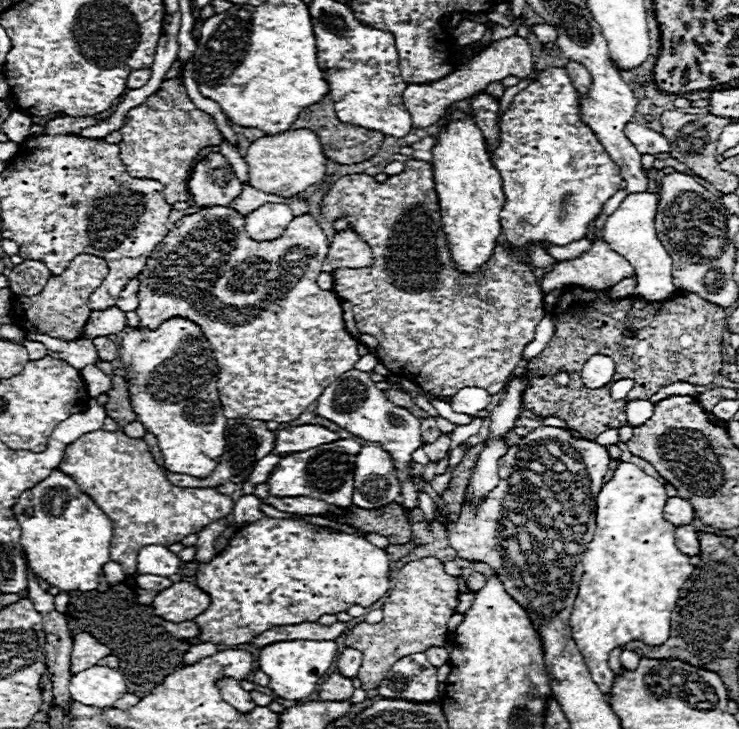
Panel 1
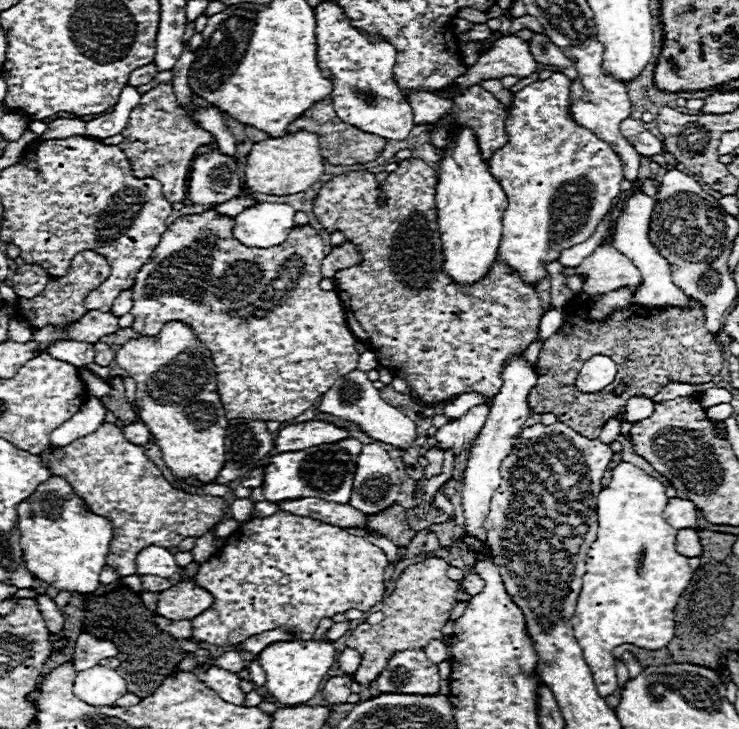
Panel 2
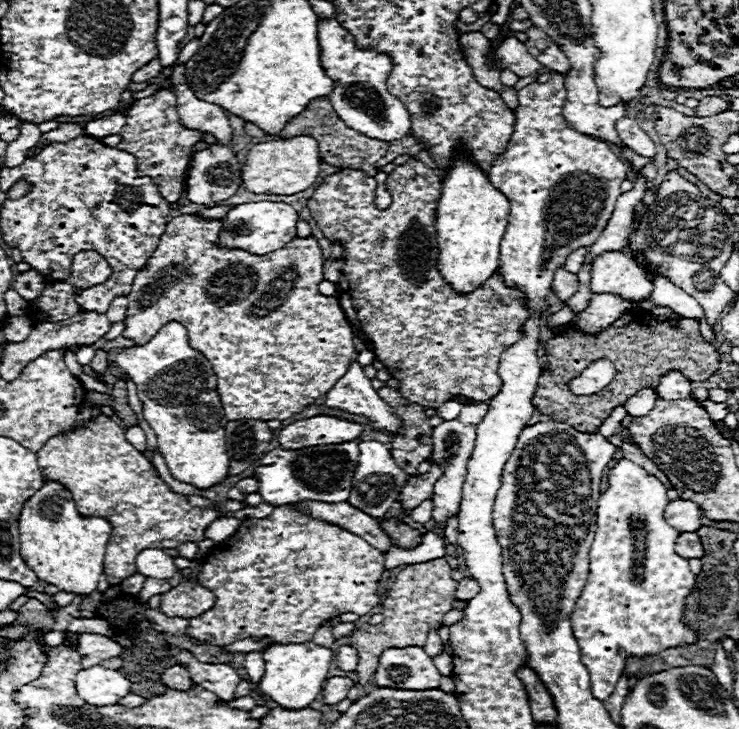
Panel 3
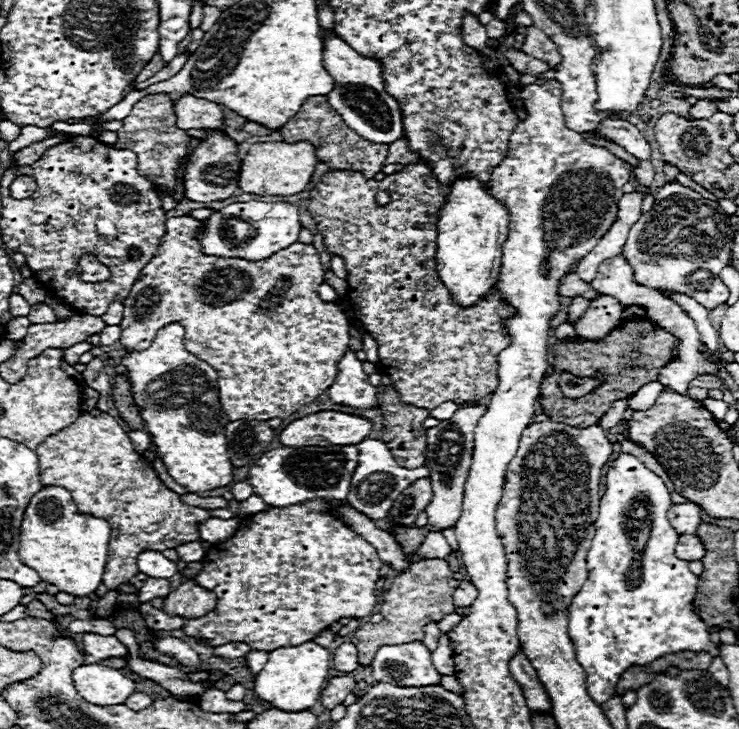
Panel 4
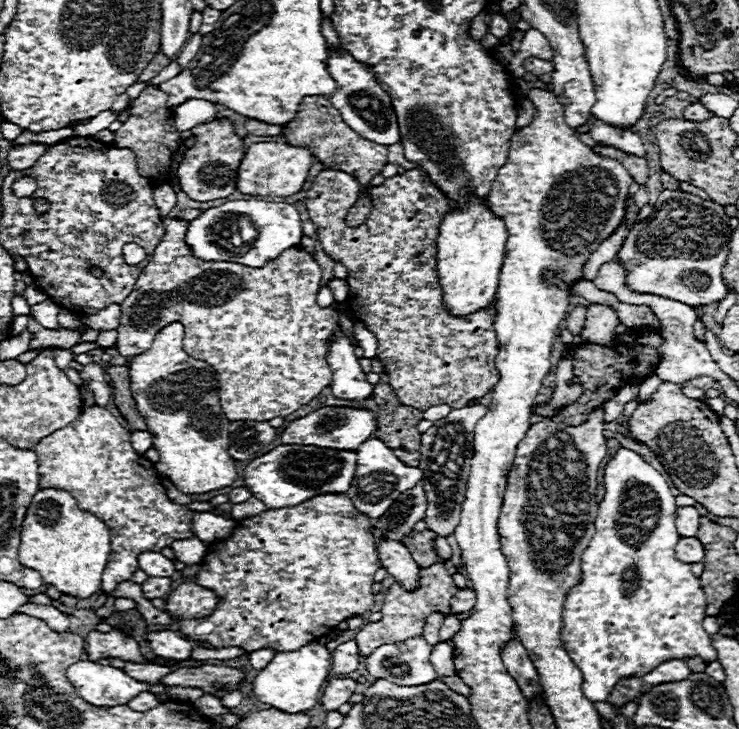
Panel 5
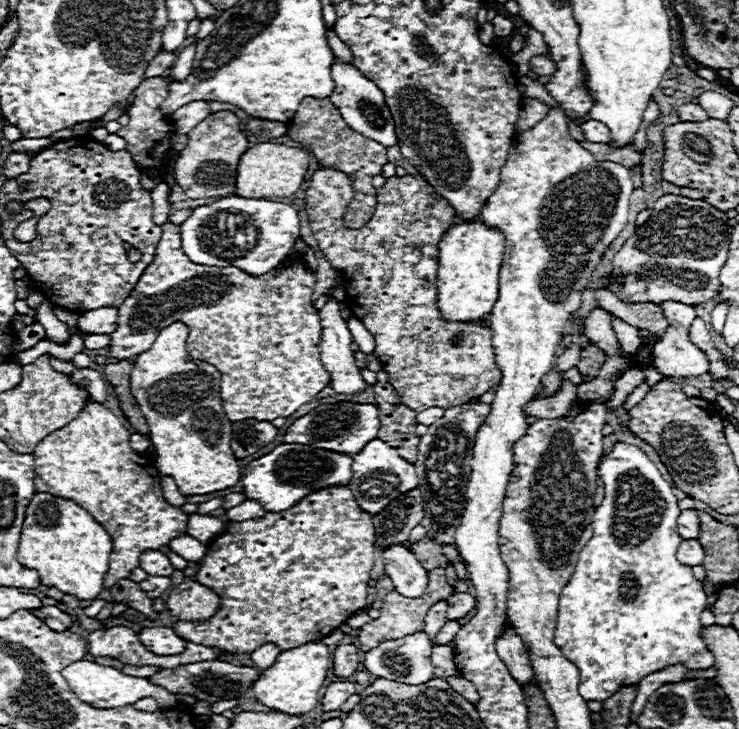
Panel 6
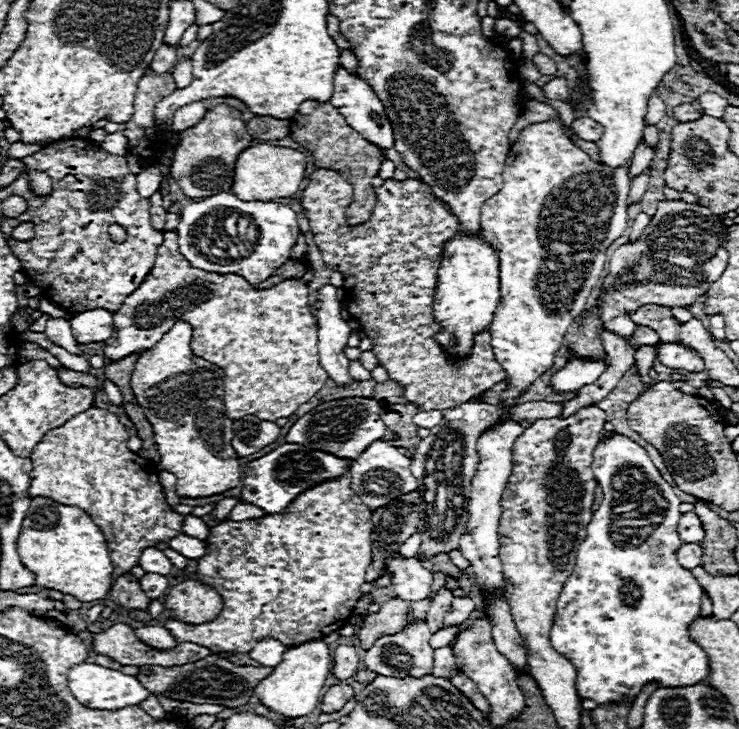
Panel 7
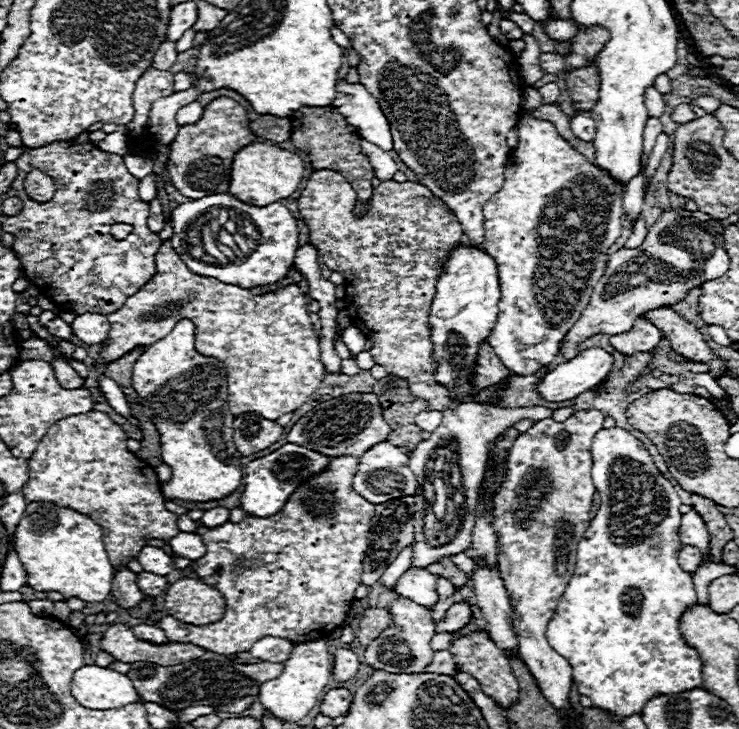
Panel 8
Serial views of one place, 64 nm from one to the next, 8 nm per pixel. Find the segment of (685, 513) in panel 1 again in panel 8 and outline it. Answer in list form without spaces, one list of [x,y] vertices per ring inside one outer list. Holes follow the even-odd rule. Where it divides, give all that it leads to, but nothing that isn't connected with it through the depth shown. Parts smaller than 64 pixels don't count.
[[[692,510],[682,516],[680,524],[680,540],[684,546],[696,546],[702,552],[702,558],[710,556],[710,534],[702,516]]]

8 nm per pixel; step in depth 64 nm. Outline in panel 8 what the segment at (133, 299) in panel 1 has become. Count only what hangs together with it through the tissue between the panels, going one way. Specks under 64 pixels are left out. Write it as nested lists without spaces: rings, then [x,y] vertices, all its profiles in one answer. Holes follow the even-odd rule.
[[[82,314],[72,322],[72,332],[84,344],[102,344],[108,338],[108,318],[104,314]]]

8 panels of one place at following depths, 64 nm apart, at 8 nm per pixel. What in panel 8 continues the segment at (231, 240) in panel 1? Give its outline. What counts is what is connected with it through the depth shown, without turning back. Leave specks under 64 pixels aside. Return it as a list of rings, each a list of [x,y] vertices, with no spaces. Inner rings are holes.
[[[164,242],[156,252],[156,276],[130,296],[120,310],[108,314],[110,332],[100,358],[108,364],[140,344],[150,346],[164,338],[180,318],[190,318],[196,324],[196,350],[204,356],[216,356],[228,368],[228,406],[232,414],[258,412],[276,420],[300,408],[326,374],[306,304],[308,298],[296,284],[254,296],[248,288],[194,276],[170,242]]]

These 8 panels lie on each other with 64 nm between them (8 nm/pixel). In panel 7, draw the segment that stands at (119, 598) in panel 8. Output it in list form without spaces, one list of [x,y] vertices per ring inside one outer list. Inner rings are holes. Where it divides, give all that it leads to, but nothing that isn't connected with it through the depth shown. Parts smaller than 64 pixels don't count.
[[[122,574],[114,580],[110,588],[110,598],[114,604],[126,610],[132,610],[132,608],[142,610],[150,606],[150,598],[144,594],[144,590],[140,588],[138,580],[132,574]]]

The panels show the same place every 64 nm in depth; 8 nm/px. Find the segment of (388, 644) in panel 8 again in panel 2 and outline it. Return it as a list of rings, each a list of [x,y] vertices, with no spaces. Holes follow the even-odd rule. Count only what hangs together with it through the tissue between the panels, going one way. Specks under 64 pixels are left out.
[[[424,650],[396,652],[382,674],[376,678],[380,692],[408,692],[408,694],[438,694],[440,674]]]

